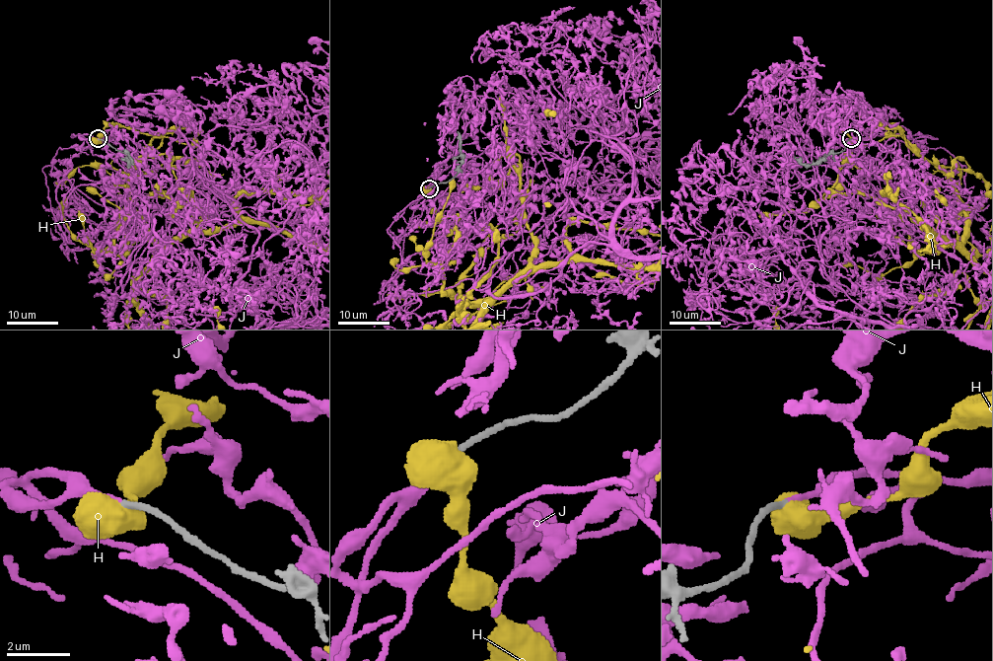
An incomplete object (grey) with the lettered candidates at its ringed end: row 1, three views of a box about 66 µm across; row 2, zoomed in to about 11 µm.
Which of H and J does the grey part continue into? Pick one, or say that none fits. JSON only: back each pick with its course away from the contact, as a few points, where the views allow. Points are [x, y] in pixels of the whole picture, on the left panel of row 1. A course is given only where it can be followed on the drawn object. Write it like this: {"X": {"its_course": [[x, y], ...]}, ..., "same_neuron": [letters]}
{"J": {"its_course": [[98, 139], [72, 135], [143, 152], [170, 211], [157, 255], [274, 326]]}, "same_neuron": ["J"]}

